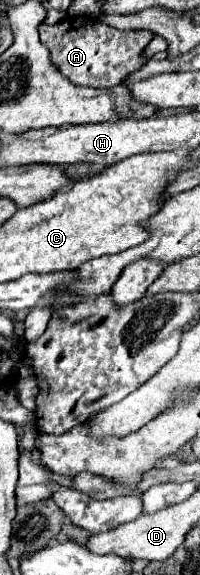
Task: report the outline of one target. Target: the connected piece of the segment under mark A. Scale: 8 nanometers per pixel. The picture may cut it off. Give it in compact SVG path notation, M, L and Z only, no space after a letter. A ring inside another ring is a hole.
M70 17L56 25L42 23L38 27L42 45L50 51L52 65L72 83L88 87L114 87L122 79L146 63L142 59L142 49L154 37L152 31L120 31L110 25L98 23L100 27L86 25L86 17ZM92 31L92 33L90 33Z

